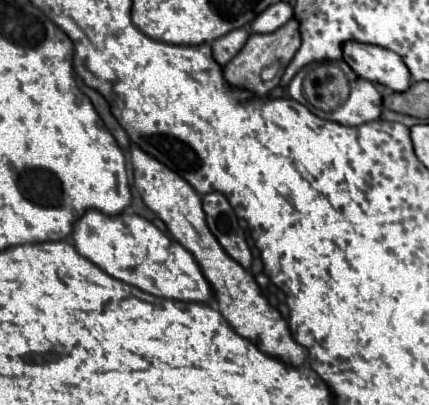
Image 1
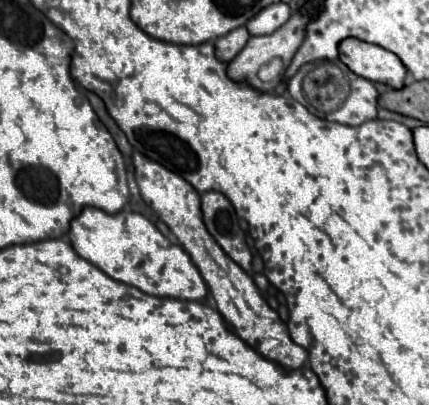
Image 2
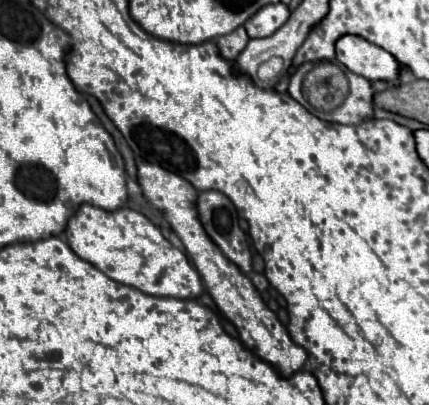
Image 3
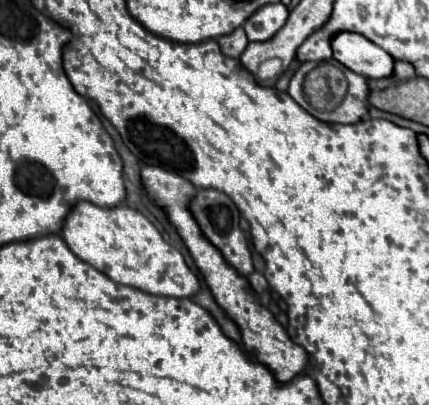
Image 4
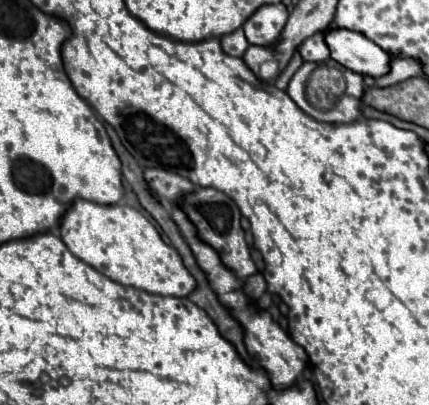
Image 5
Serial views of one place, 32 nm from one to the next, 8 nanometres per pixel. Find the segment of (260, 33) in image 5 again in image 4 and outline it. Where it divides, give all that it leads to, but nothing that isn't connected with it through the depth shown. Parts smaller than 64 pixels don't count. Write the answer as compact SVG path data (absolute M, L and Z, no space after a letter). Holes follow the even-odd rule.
M282 2L266 4L244 22L244 30L250 42L272 40L272 36L276 36L276 32L286 24L286 20L288 20L288 8Z

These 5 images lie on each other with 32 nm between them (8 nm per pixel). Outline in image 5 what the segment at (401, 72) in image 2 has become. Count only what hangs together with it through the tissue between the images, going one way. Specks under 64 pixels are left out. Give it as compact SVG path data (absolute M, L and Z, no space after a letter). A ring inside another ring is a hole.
M328 28L324 32L330 58L356 74L384 76L390 70L390 56L360 32L346 28Z

